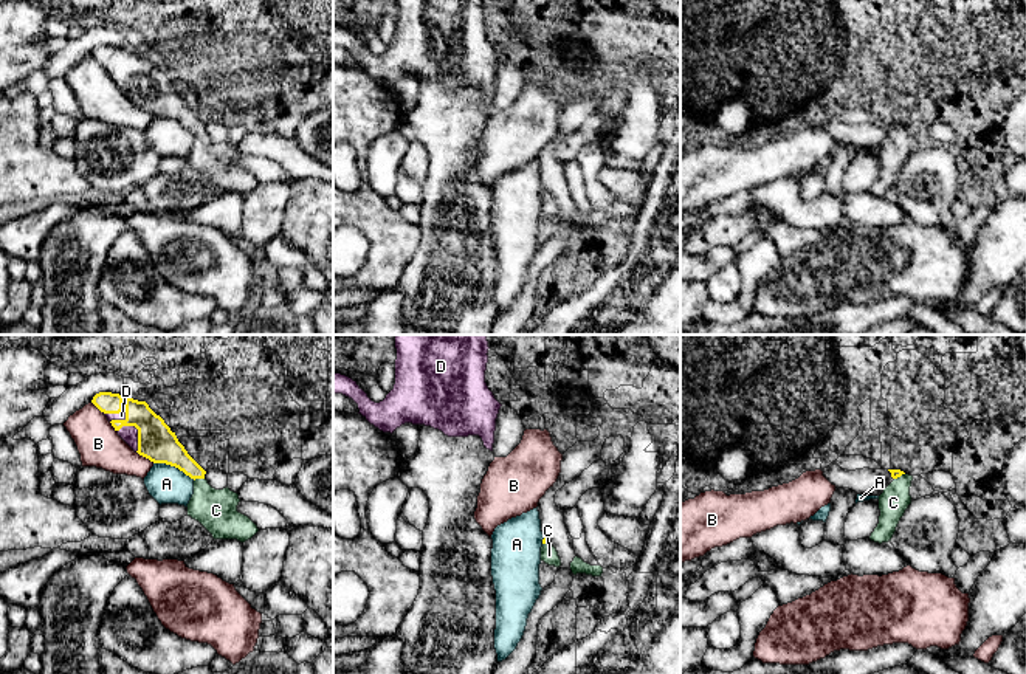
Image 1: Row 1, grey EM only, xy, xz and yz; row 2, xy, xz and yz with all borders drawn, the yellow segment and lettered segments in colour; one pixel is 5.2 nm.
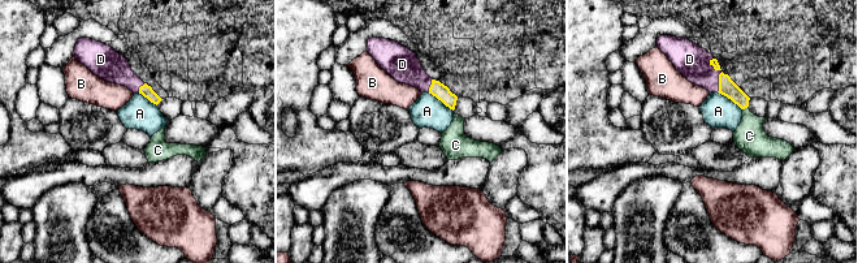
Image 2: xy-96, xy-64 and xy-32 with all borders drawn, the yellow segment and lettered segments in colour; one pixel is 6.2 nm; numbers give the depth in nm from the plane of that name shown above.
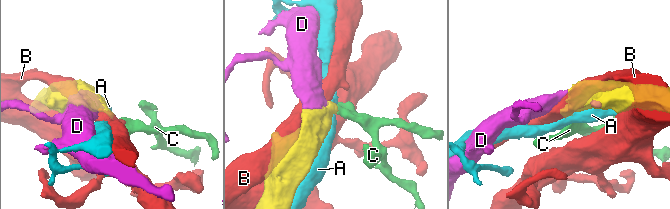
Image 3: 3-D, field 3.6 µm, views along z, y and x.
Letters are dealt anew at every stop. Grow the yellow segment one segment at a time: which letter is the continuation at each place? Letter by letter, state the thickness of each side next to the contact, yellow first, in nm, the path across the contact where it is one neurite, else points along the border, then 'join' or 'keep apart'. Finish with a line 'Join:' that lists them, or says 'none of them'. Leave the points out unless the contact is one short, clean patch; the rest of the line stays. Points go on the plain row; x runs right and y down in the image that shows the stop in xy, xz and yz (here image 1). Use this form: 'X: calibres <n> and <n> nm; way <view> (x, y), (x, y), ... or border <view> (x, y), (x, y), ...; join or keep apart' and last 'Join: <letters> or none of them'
A: calibres 190 and 200 nm; keep apart
B: calibres 190 and 220 nm; keep apart
C: calibres 180 and 220 nm; way xy (161, 99), (175, 107), (199, 130), (205, 152), (216, 163); join
D: calibres 190 and 50 nm; join
Join: C, D

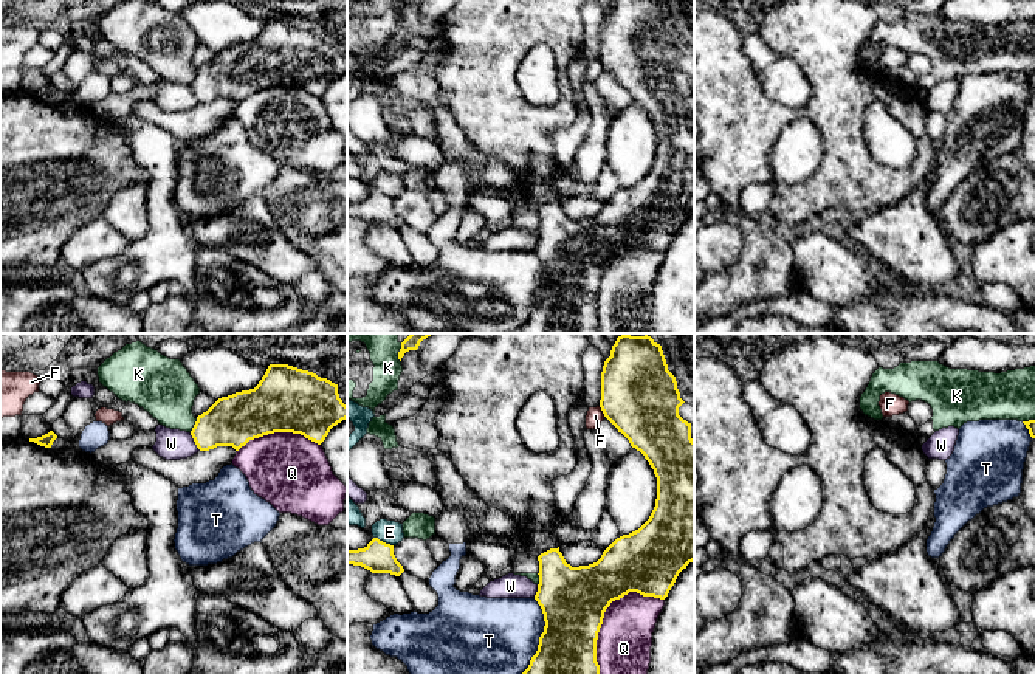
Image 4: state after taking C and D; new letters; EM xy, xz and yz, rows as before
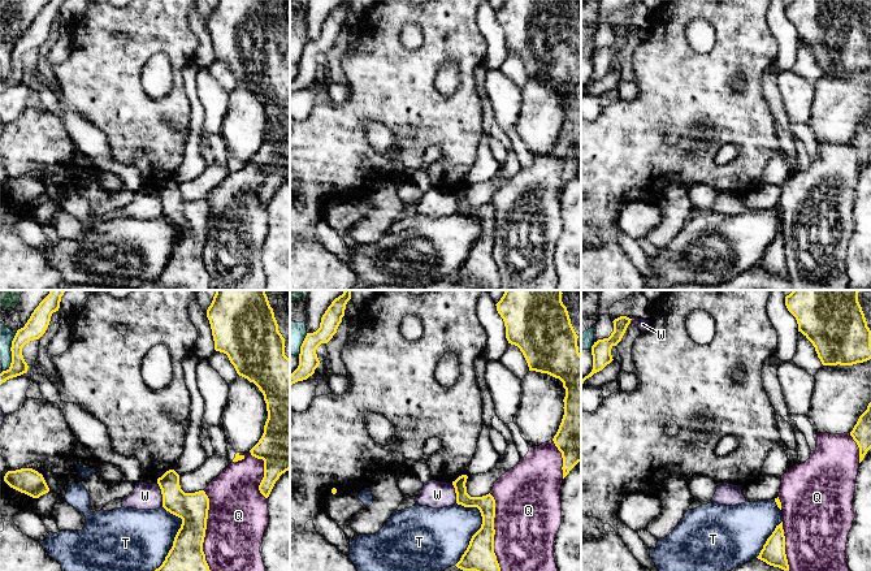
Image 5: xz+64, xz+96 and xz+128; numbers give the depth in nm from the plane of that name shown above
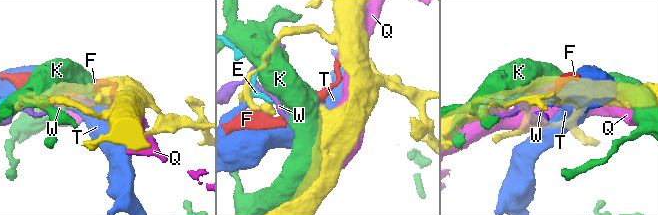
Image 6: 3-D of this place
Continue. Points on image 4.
E: calibres 160 and 120 nm; keep apart
F: calibres 400 and 90 nm; keep apart
K: calibres 260 and 300 nm; keep apart
Q: calibres 340 and 280 nm; keep apart
T: calibres 380 and 440 nm; keep apart
W: calibres 260 and 160 nm; keep apart
Join: none of them

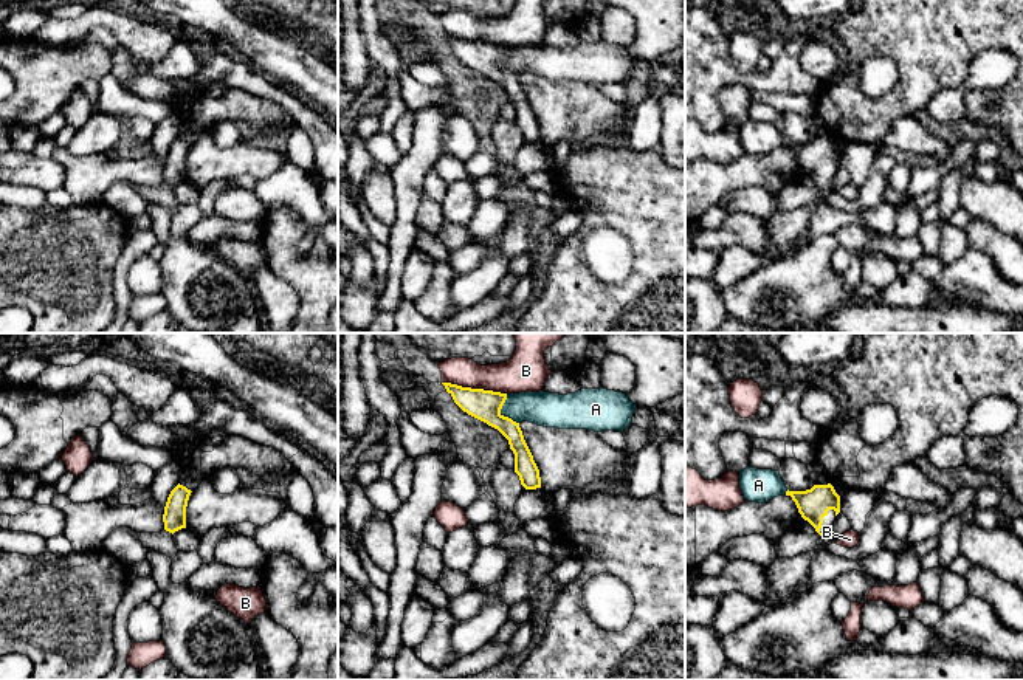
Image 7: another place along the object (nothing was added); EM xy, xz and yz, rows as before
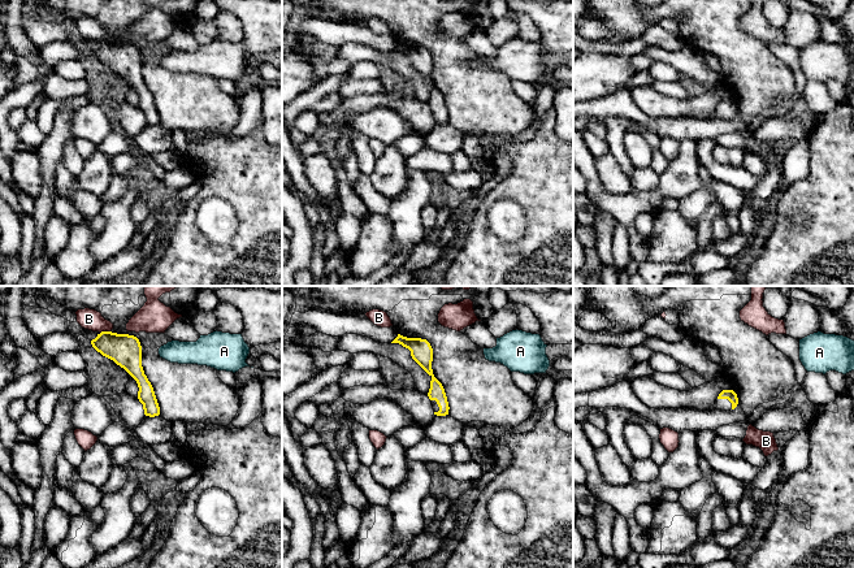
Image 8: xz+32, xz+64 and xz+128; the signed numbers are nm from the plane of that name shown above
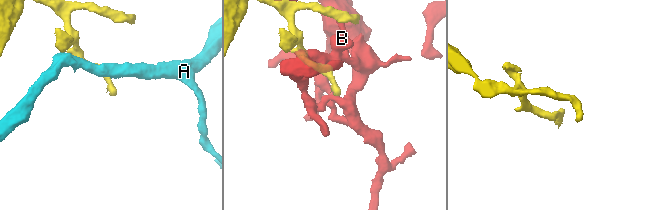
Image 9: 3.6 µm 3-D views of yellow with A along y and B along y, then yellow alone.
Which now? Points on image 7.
A: calibres 160 and 180 nm; keep apart
B: calibres 160 and 180 nm; keep apart
Join: none of them

